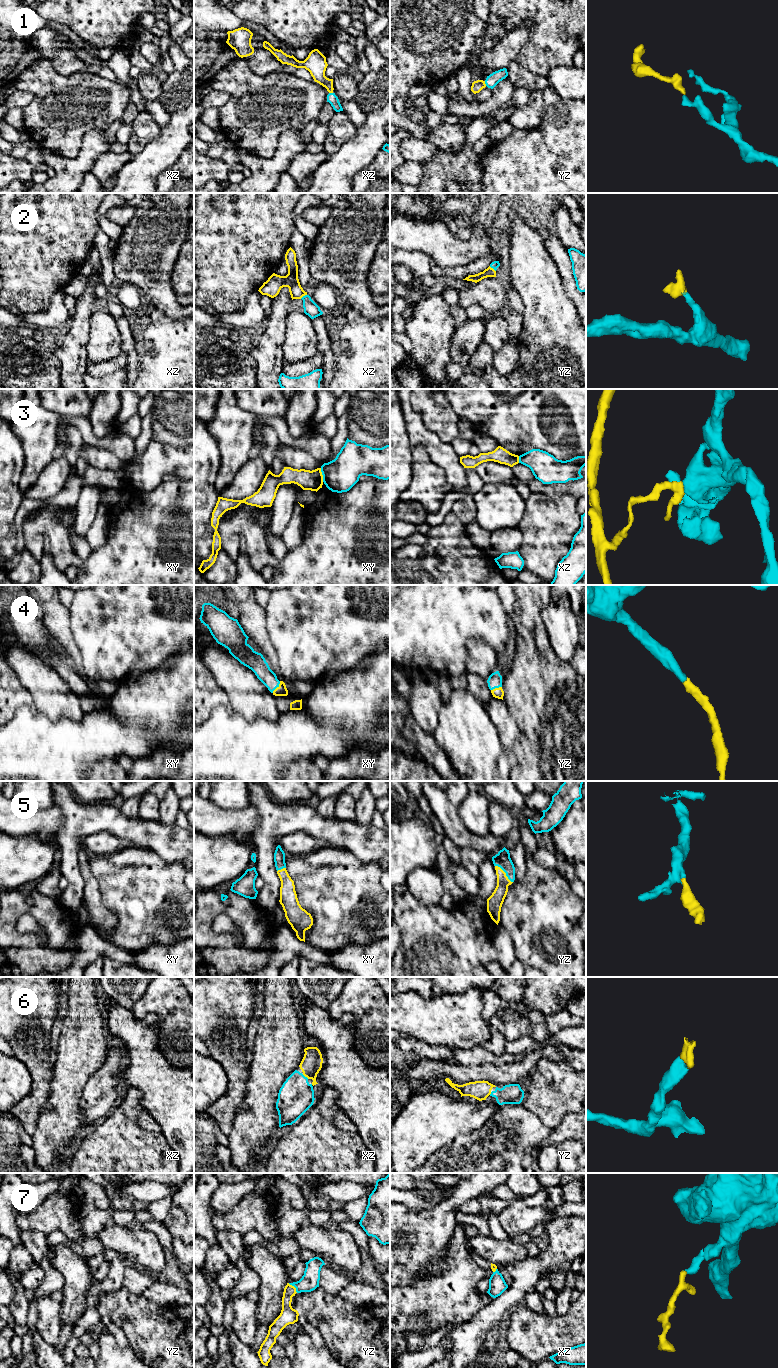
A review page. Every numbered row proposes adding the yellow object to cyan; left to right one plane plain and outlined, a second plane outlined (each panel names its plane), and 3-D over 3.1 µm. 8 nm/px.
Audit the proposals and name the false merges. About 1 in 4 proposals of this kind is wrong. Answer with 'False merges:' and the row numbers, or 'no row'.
False merges: 3

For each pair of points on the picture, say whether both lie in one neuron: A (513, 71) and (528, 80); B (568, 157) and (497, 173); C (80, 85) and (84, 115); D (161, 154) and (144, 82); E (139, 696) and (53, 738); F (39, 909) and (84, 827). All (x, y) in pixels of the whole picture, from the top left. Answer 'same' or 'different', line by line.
A: same
B: same
C: same
D: different
E: same
F: different

